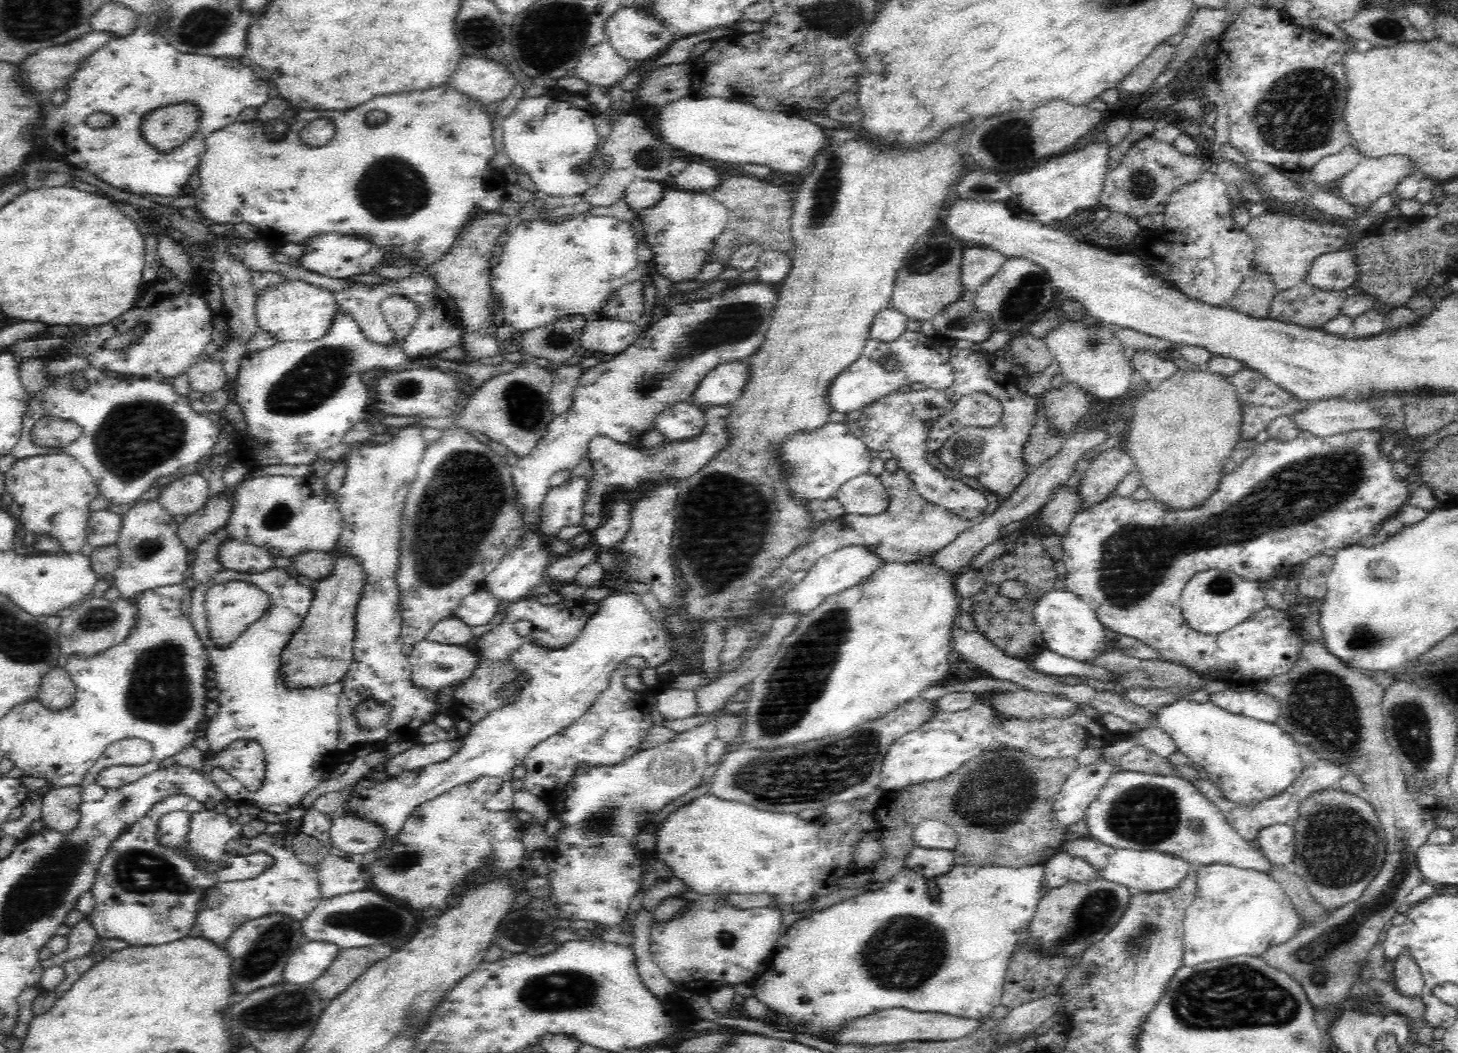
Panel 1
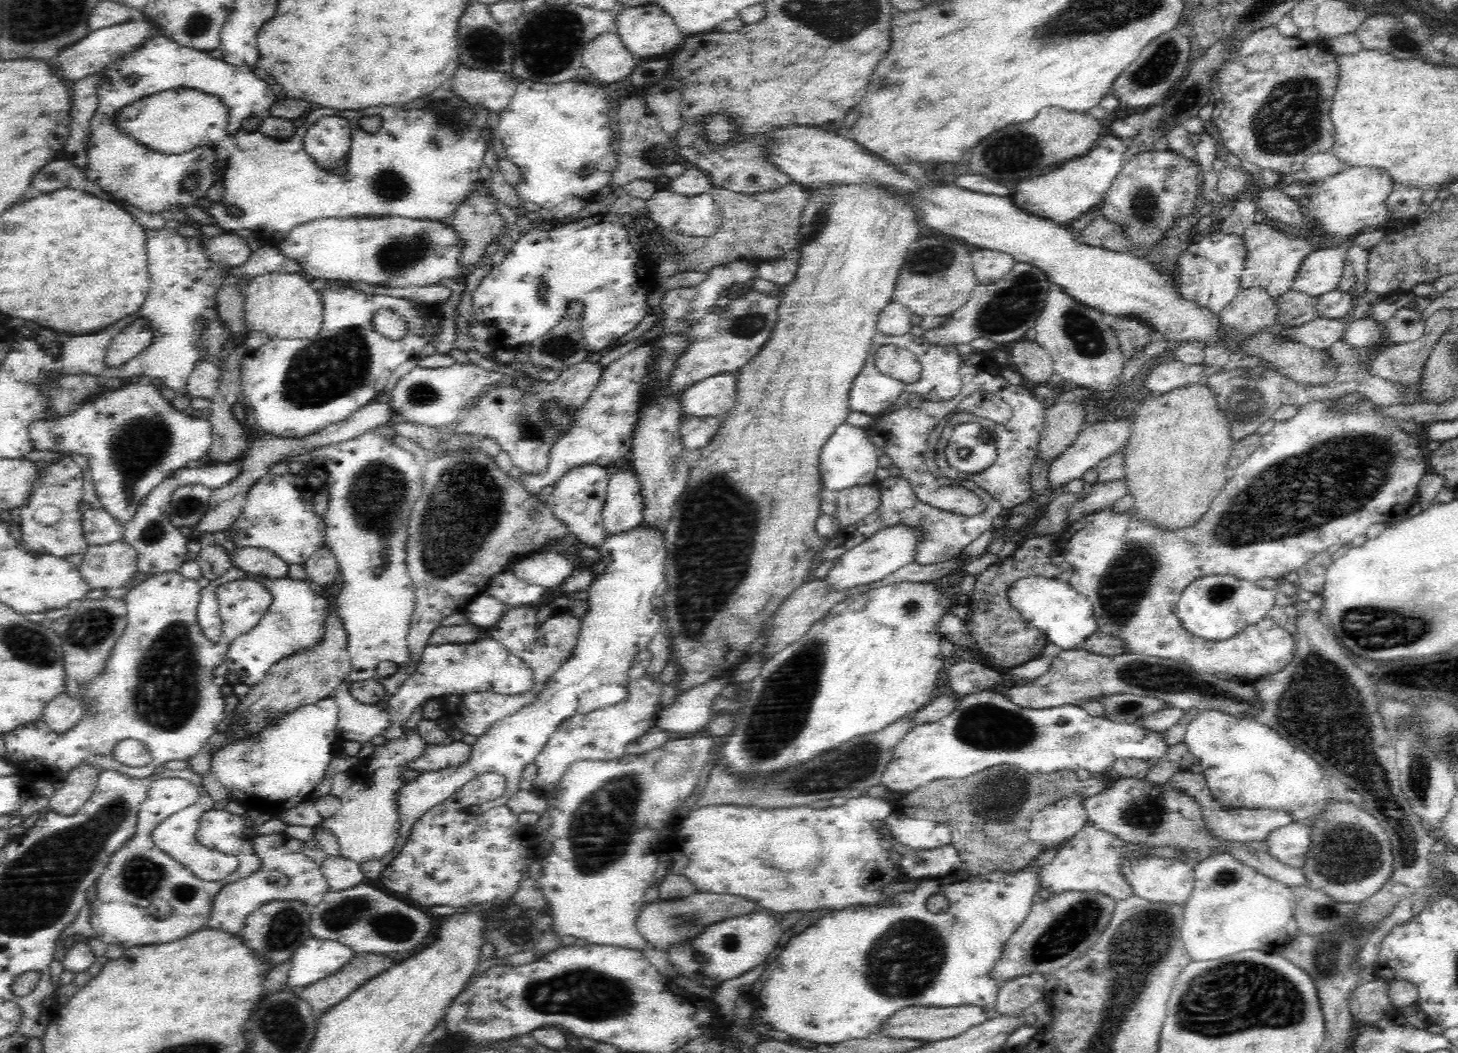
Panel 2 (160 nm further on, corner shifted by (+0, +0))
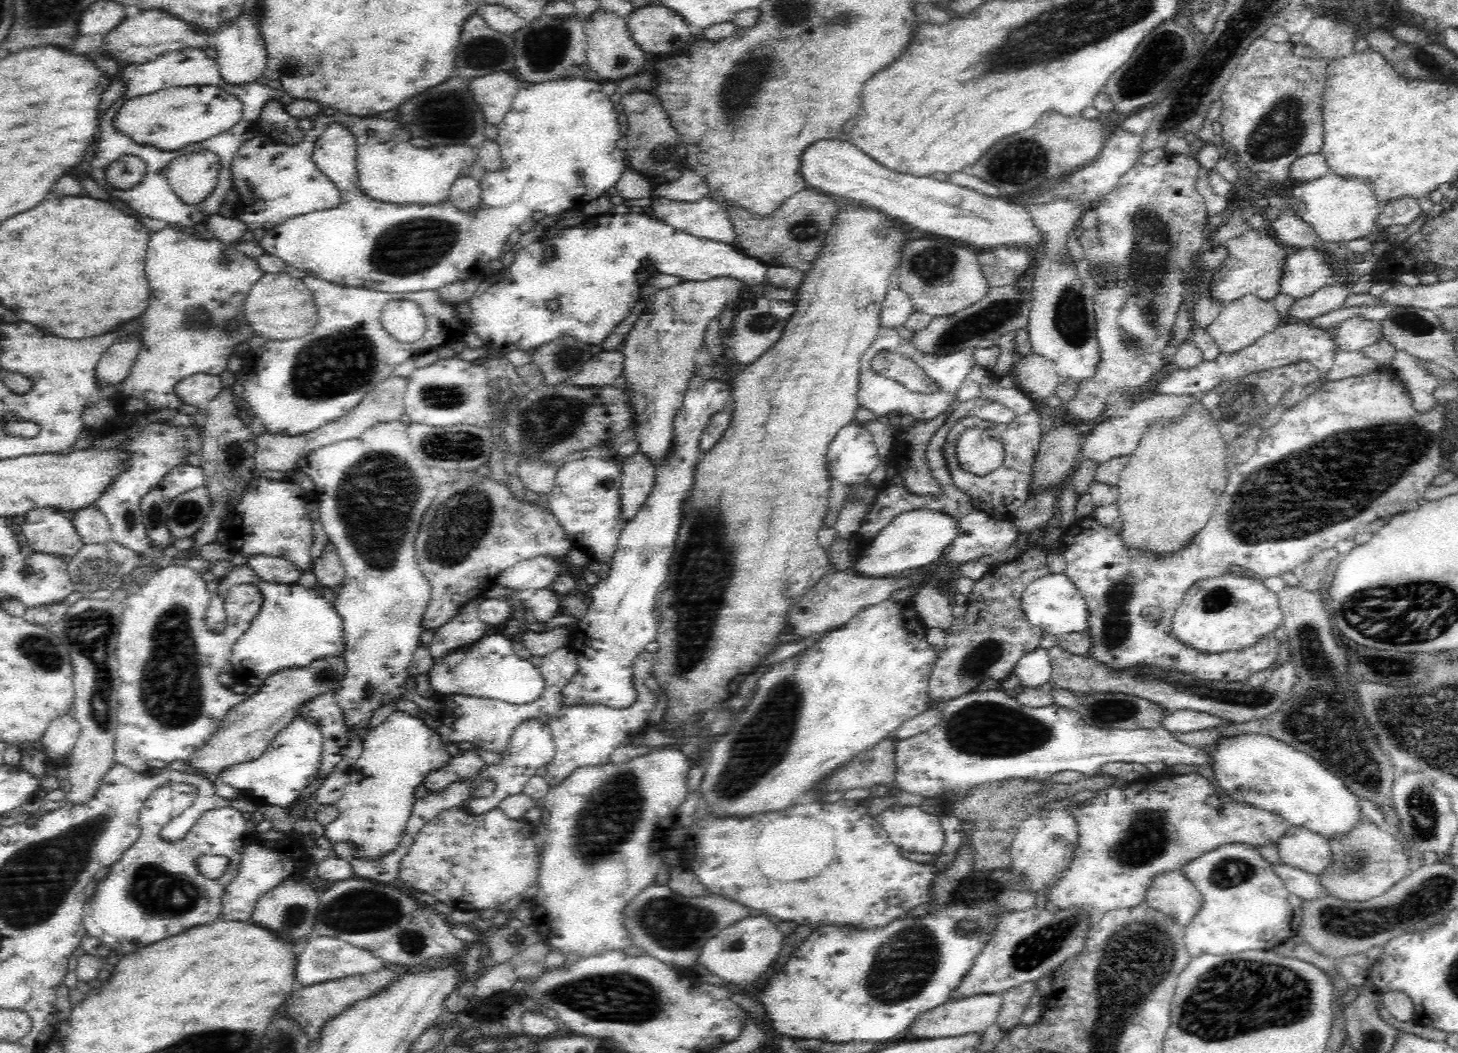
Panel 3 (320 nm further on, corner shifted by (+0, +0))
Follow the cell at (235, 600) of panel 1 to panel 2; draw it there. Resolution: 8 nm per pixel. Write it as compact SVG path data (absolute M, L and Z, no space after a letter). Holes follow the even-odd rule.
M178 571L168 572L166 574L162 574L162 576L152 576L149 580L142 582L140 585L136 586L136 588L130 590L124 599L124 602L127 604L126 632L122 634L122 638L119 638L118 642L114 645L110 658L108 658L108 660L106 660L106 664L104 664L104 670L100 671L97 675L94 675L87 681L79 682L78 696L83 702L83 708L85 708L81 719L77 723L74 723L74 726L71 726L65 731L54 731L54 729L50 729L50 725L40 718L28 721L27 723L22 723L14 730L2 733L3 750L5 750L6 753L6 760L13 763L15 766L18 766L29 780L41 779L53 784L55 781L64 780L70 770L74 770L78 768L78 766L82 766L82 764L85 764L85 766L91 766L91 768L102 769L104 771L114 770L124 776L127 776L128 778L148 778L150 775L158 772L159 769L161 769L161 764L164 764L164 762L170 762L170 760L190 759L197 752L200 752L200 750L208 744L209 738L216 732L216 726L218 726L224 718L224 695L220 694L220 688L212 682L214 674L223 674L223 672L214 672L214 668L218 668L218 666L222 664L222 660L226 658L226 656L222 656L222 654L226 654L227 648L232 644L232 641L235 638L242 636L242 634L249 631L251 628L254 628L260 622L260 619L264 616L264 614L268 612L268 609L273 602L270 590L265 588L260 582L254 580L253 577L248 579L233 580L233 582L218 586L218 588L216 588L216 601L218 602L218 612L221 618L221 637L218 639L218 642L212 642L203 635L202 629L198 624L197 606L198 603L200 603L200 592L201 587L196 579L188 579L182 576ZM124 739L144 741L144 743L148 745L148 749L152 751L152 762L144 768L129 768L126 765L120 765L118 762L115 762L113 757L114 747Z

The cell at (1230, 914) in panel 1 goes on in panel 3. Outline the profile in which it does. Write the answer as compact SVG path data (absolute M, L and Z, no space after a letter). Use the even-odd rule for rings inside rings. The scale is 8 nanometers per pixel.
M1240 842L1222 845L1190 860L1181 869L1196 885L1202 897L1199 909L1187 922L1183 934L1185 947L1192 957L1202 956L1202 953L1227 955L1245 950L1270 950L1299 933L1303 919L1303 900L1284 886L1258 847Z

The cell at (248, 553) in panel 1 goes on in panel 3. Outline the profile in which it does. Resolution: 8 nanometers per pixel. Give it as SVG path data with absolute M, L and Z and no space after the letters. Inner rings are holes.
M256 554L247 559L248 568L252 569L254 574L260 578L266 579L267 582L296 584L303 573L284 558Z

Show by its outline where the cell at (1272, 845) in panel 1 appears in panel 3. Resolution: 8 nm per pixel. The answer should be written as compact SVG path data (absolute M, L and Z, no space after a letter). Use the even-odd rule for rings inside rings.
M1287 826L1286 832L1275 842L1280 862L1317 875L1331 862L1327 838L1299 826Z

